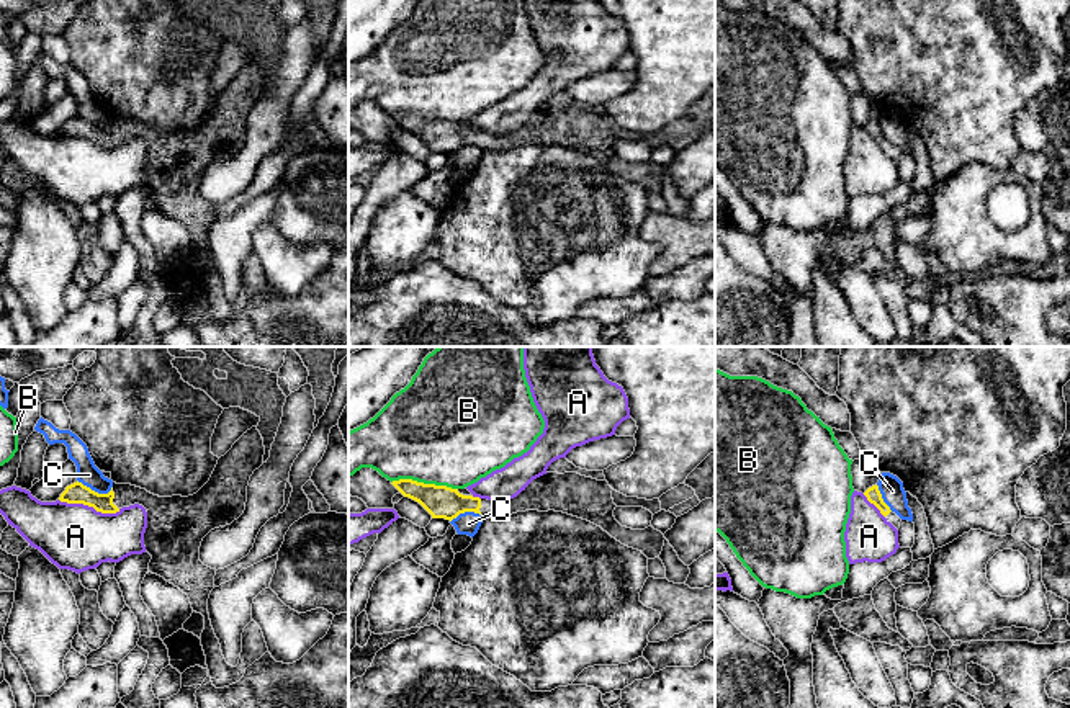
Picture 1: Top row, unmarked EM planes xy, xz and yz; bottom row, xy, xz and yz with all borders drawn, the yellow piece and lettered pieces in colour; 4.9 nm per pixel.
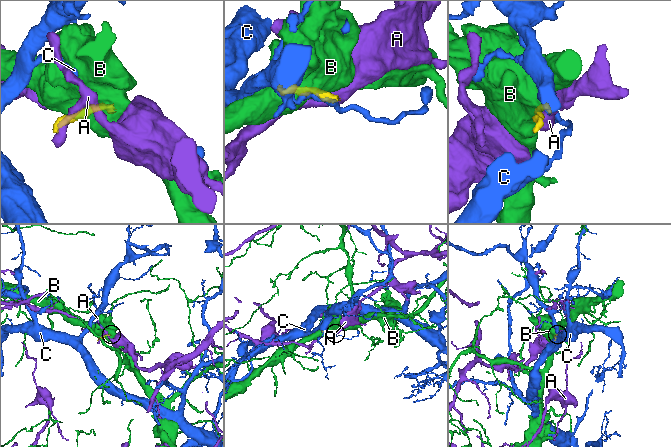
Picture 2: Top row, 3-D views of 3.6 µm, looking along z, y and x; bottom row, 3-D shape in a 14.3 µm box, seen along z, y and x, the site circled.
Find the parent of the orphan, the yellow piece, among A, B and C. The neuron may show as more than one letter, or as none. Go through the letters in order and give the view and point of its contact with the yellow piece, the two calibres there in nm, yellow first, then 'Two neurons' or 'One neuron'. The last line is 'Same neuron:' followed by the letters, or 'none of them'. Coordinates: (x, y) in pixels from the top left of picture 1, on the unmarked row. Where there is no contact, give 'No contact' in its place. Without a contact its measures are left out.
A: Touches yellow at xy (90, 139). Thickness 100 nm (yellow) against 320 nm. Two neurons
B: Touches yellow at xz (422, 116). Thickness 160 nm (yellow) against 500 nm. Two neurons
C: Touches yellow at xy (94, 125). Thickness 100 nm (yellow) against 110 nm. Two neurons
Same neuron: none of them

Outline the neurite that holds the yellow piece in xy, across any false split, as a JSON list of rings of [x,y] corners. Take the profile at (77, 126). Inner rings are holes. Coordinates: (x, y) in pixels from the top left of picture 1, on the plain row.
[[[252,60],[218,93],[209,114],[193,129],[159,131],[146,123],[116,116],[108,128],[98,128],[77,114],[59,131],[61,136],[83,137],[101,147],[116,147],[134,137],[146,142],[144,180],[152,190],[149,206],[178,221],[188,229],[193,245],[205,250],[201,280],[216,322],[239,316],[245,302],[268,281],[260,260],[252,253],[242,267],[239,298],[232,301],[226,296],[208,247],[216,203],[200,195],[200,180],[211,164],[231,159],[244,147],[247,119],[254,105],[263,98],[263,88],[263,72],[257,60]]]

